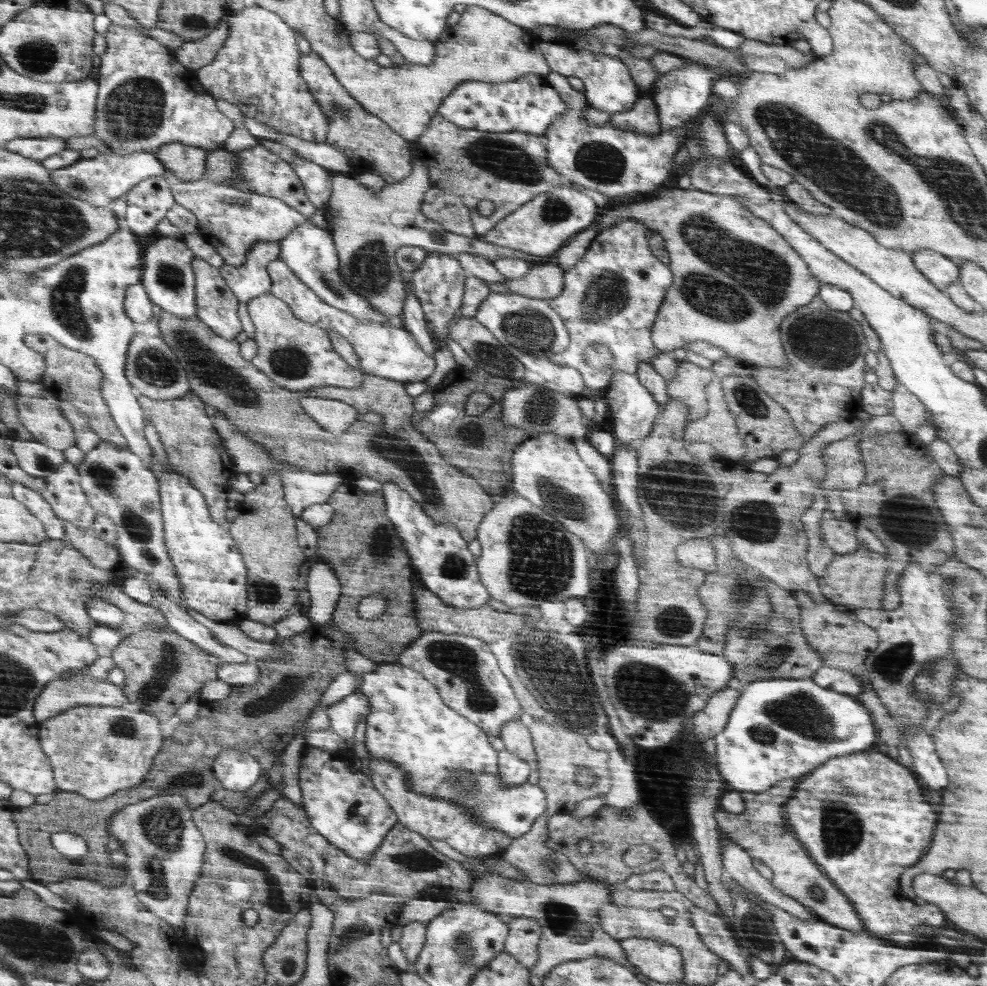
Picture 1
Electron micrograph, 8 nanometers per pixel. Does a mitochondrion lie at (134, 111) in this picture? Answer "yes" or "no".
yes

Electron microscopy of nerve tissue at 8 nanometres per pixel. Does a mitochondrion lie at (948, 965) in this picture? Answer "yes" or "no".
no

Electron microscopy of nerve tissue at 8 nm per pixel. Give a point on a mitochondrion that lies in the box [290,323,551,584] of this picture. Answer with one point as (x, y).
(395, 449)

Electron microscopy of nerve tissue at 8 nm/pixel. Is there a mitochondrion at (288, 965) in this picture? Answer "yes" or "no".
yes

